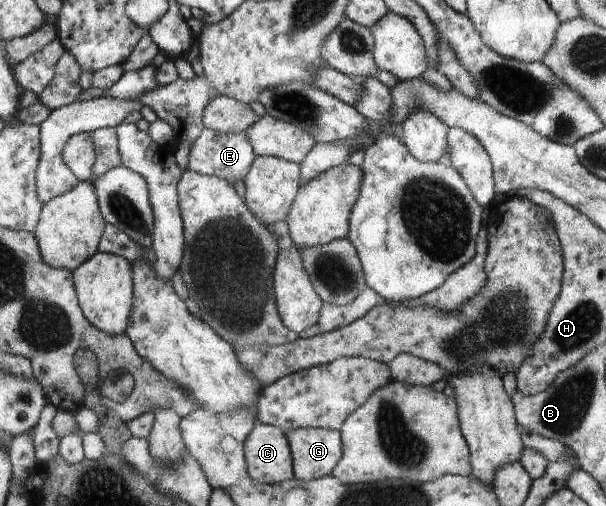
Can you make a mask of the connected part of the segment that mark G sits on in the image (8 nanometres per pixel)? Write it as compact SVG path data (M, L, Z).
M311 427L291 429L285 433L299 480L309 482L332 475L344 456L340 430Z

